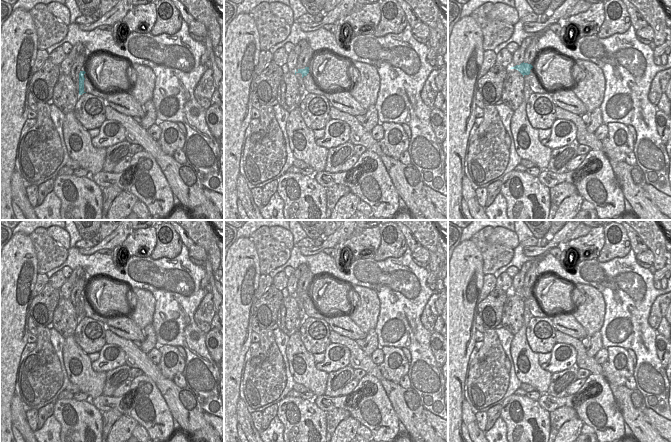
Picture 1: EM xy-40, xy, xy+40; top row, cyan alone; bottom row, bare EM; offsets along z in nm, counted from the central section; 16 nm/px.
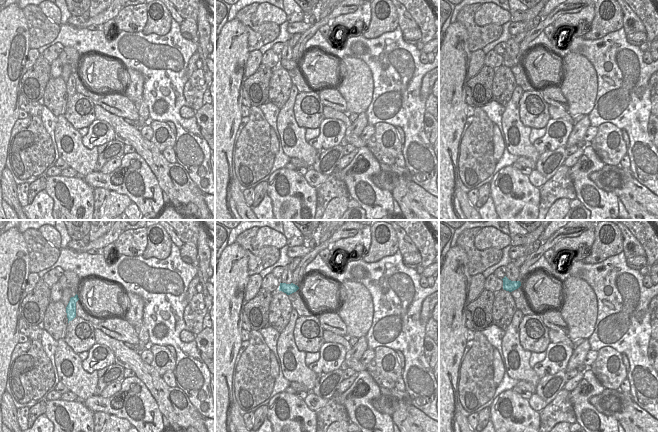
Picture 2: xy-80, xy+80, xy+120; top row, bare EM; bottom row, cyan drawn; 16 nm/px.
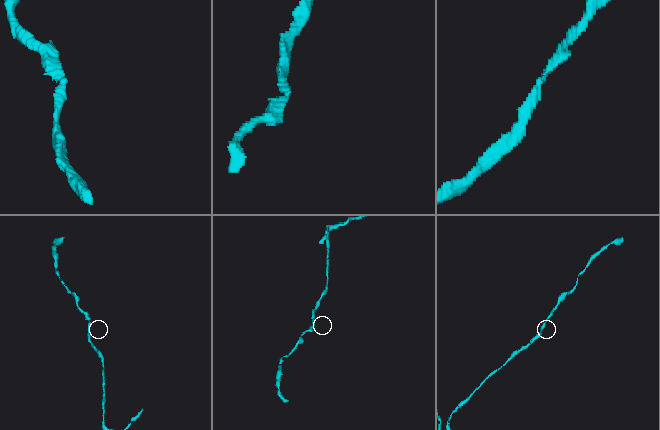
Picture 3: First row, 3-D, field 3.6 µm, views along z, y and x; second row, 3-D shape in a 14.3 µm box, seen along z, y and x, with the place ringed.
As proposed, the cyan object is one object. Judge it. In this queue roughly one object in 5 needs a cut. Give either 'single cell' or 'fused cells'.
single cell

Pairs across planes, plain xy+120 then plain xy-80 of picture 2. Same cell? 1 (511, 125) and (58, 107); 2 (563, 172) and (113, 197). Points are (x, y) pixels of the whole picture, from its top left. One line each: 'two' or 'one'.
1: two
2: two

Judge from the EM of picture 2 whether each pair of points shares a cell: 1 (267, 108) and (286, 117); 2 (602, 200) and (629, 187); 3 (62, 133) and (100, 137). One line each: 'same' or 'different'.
1: different
2: different
3: different

